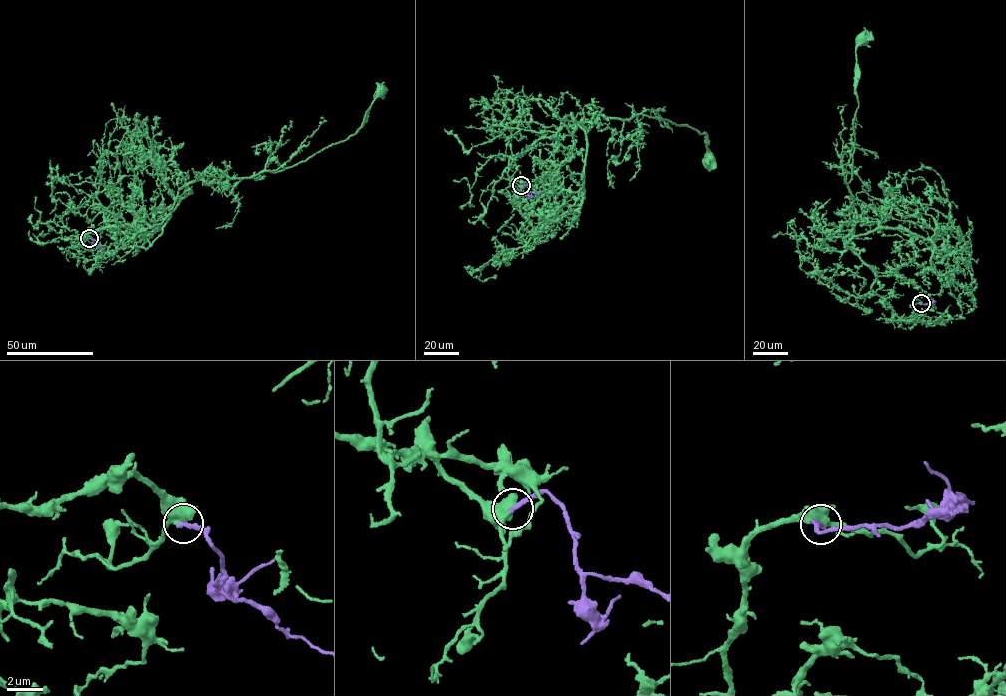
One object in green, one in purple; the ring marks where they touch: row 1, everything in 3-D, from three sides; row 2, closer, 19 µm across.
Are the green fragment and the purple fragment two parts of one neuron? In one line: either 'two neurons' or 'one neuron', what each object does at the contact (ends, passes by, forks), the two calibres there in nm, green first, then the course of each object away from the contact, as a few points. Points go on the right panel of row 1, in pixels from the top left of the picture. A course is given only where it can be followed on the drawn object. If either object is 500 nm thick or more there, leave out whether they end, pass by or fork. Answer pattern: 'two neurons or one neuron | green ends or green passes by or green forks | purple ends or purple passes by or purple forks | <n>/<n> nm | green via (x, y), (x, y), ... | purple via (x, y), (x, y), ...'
one neuron | green forks | purple ends | 440/280 nm | green via (920, 304), (911, 322), (895, 321), (871, 268), (845, 246), (857, 217), (843, 210), (854, 197), (861, 39) | purple via (921, 304), (934, 301)

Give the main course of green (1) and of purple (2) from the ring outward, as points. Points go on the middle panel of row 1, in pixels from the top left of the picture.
1: (521, 185), (500, 178), (509, 158), (575, 130), (572, 113), (586, 132), (600, 115), (687, 125), (710, 158)
2: (521, 185), (525, 184), (530, 192), (543, 192)

